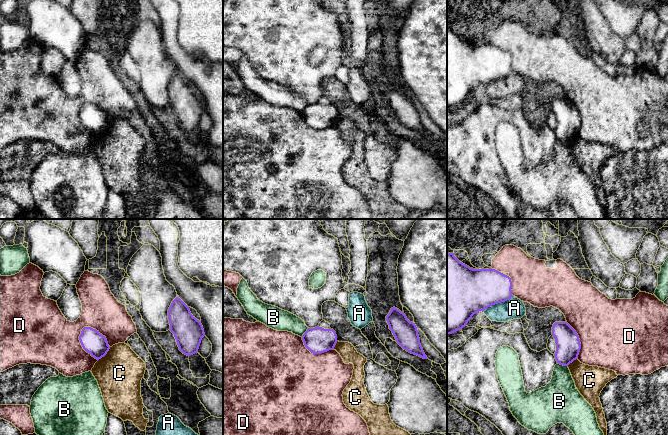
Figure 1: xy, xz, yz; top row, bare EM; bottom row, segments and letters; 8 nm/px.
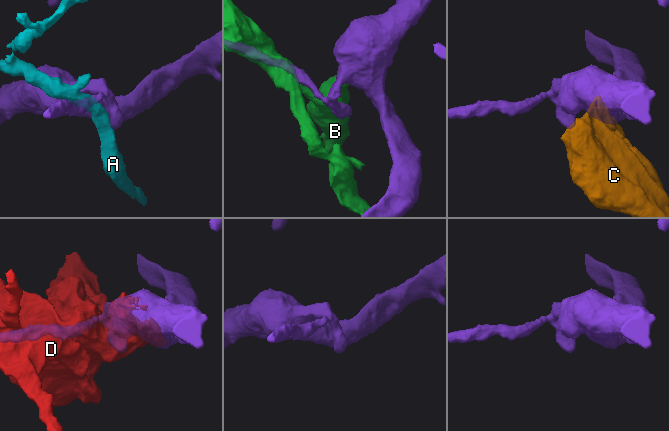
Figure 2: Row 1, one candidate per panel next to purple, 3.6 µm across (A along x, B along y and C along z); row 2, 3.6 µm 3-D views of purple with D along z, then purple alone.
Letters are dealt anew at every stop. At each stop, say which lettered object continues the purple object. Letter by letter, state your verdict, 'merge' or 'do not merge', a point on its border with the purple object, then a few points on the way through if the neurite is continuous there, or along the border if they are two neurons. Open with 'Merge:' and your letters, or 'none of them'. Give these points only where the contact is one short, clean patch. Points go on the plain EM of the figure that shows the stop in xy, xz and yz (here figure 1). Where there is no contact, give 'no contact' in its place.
Merge: none of them
A: do not merge | yz (497, 79)
B: do not merge | yz (562, 140)
C: do not merge | xy (105, 130) | along xy (110, 123), (98, 136)
D: do not merge | xy (81, 120)

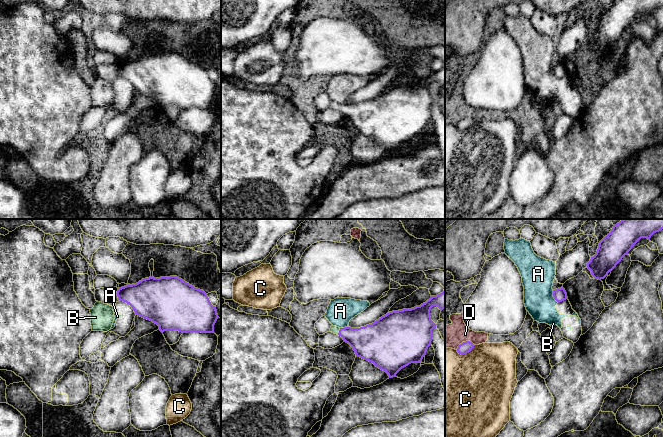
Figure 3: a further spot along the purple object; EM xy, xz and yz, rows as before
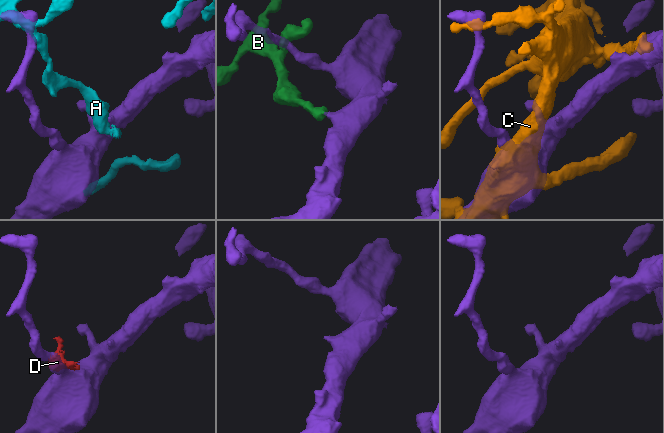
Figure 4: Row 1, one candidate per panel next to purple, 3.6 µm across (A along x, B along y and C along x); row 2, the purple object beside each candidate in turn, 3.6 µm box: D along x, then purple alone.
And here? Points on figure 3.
Merge: B
A: do not merge | yz (553, 72)
B: merge | xz (339, 107) | across xz (368, 118), (339, 107), (333, 105)
C: do not merge | yz (465, 129)
D: do not merge | yz (464, 118)

